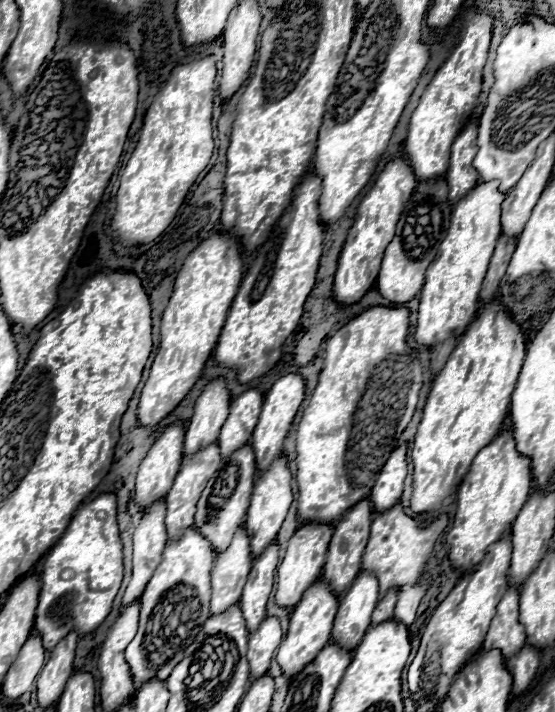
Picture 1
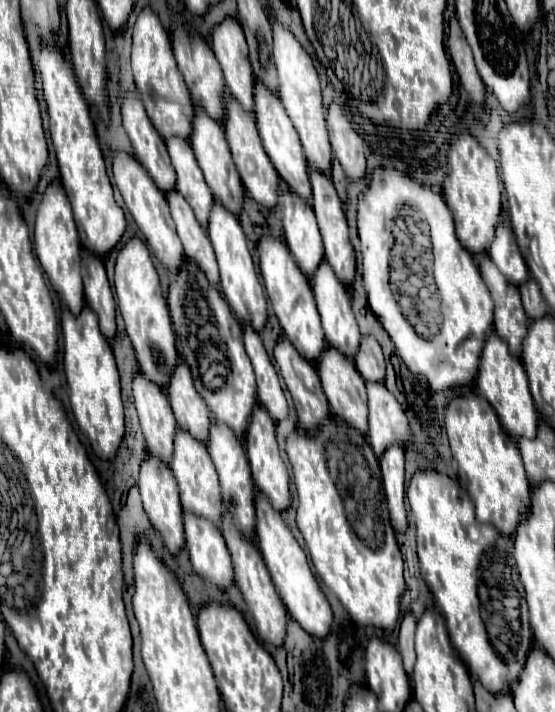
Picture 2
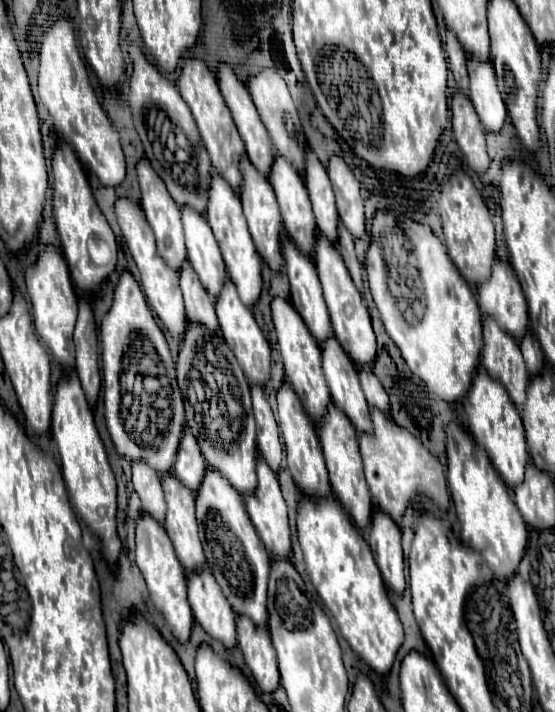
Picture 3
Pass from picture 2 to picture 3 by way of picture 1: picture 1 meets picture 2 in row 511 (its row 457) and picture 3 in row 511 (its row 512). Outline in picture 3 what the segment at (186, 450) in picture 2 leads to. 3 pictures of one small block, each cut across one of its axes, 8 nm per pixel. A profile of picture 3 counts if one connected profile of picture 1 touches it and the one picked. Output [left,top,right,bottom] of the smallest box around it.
[162,474,206,572]

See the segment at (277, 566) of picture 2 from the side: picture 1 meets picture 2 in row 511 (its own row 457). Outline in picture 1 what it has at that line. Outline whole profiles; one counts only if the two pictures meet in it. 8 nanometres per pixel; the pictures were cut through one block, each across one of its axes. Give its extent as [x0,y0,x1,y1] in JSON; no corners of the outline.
[252,374,304,470]

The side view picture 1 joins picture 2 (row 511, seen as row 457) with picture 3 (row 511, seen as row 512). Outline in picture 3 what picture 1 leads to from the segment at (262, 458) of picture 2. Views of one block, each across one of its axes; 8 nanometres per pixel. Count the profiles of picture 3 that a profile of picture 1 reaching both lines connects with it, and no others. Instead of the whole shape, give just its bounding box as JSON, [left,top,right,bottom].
[246,458,292,558]

